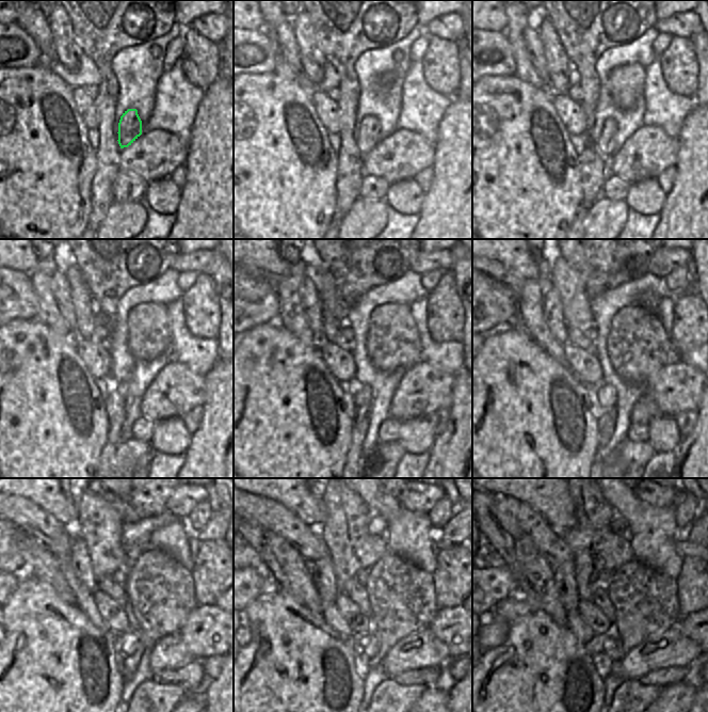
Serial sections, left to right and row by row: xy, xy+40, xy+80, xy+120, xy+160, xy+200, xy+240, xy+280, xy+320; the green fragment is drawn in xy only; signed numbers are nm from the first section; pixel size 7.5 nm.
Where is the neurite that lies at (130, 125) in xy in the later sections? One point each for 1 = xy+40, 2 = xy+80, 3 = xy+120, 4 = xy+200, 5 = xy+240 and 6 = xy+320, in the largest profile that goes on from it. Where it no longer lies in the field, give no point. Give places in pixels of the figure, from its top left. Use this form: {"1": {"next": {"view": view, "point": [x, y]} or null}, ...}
{"1": {"next": {"view": "xy+40", "point": [369, 128]}}, "2": {"next": {"view": "xy+80", "point": [604, 146]}}, "3": {"next": {"view": "xy+120", "point": [123, 388]}}, "4": {"next": {"view": "xy+200", "point": [604, 395]}}, "5": {"next": {"view": "xy+240", "point": [126, 643]}}, "6": {"next": {"view": "xy+320", "point": [612, 652]}}}

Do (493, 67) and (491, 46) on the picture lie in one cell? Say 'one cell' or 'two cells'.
one cell

